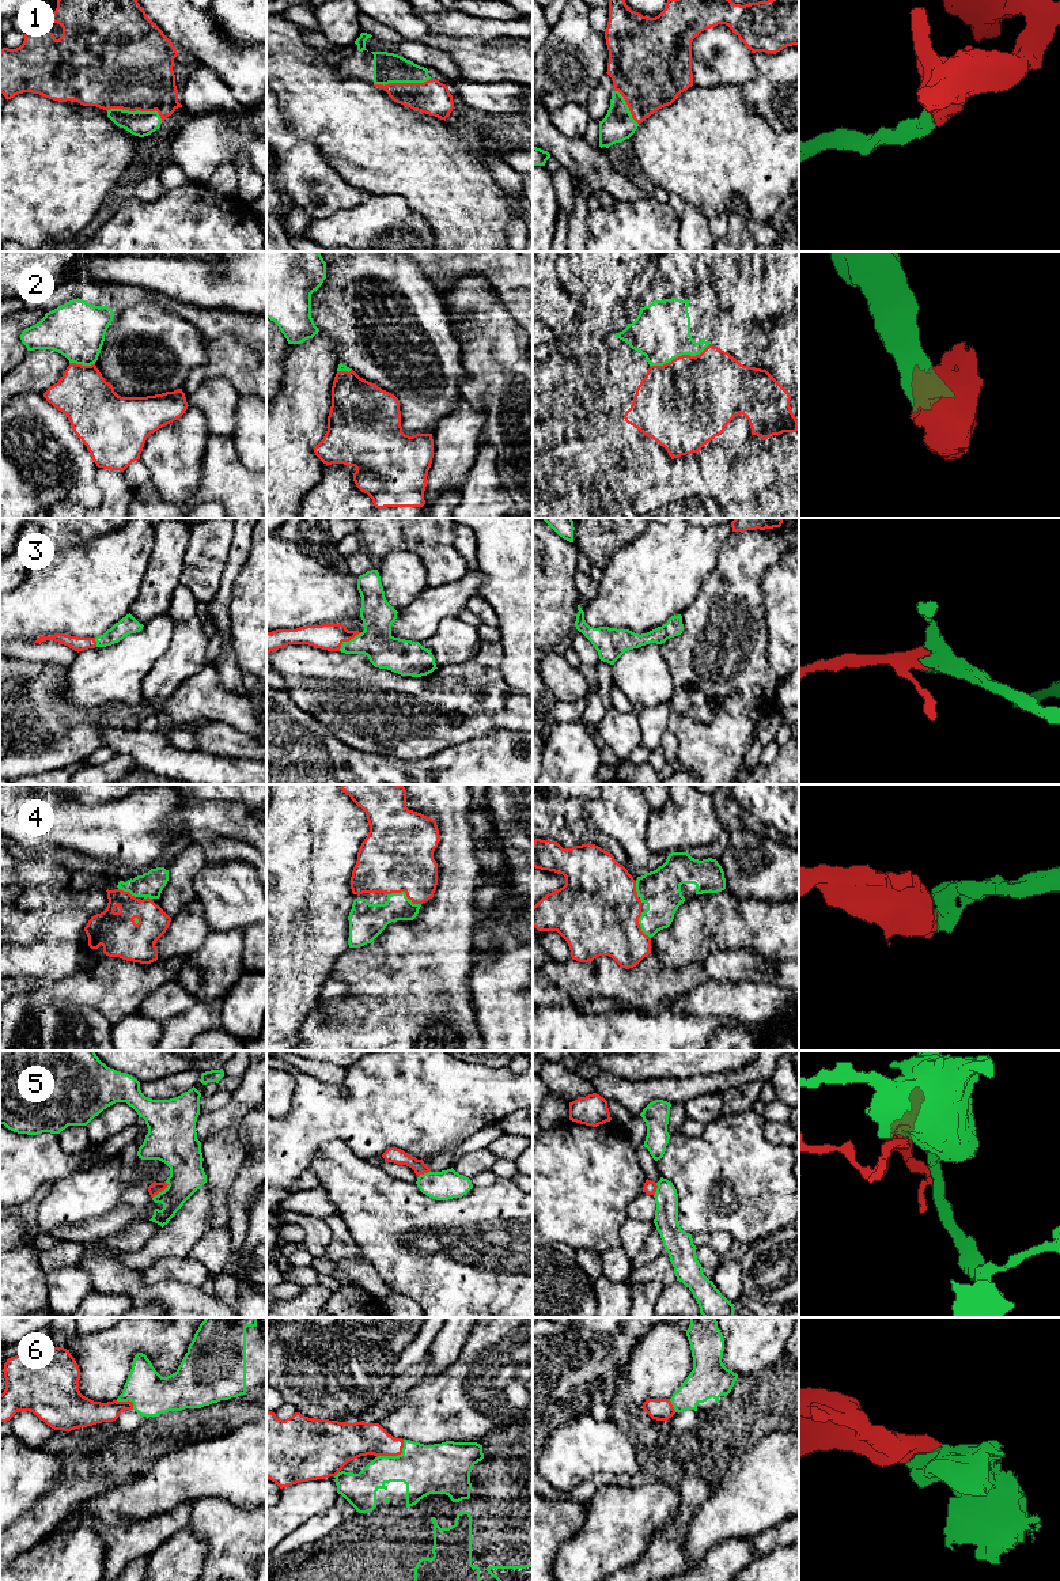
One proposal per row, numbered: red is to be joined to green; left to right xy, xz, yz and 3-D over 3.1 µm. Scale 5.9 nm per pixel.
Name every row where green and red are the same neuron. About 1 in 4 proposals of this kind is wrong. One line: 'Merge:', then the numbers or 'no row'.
Merge: 1, 3, 4, 6

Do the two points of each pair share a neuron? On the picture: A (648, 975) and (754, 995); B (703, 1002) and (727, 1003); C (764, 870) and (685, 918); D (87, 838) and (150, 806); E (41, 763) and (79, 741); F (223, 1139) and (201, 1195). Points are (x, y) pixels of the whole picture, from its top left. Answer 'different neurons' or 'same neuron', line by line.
A: same neuron
B: same neuron
C: different neurons
D: same neuron
E: same neuron
F: different neurons

